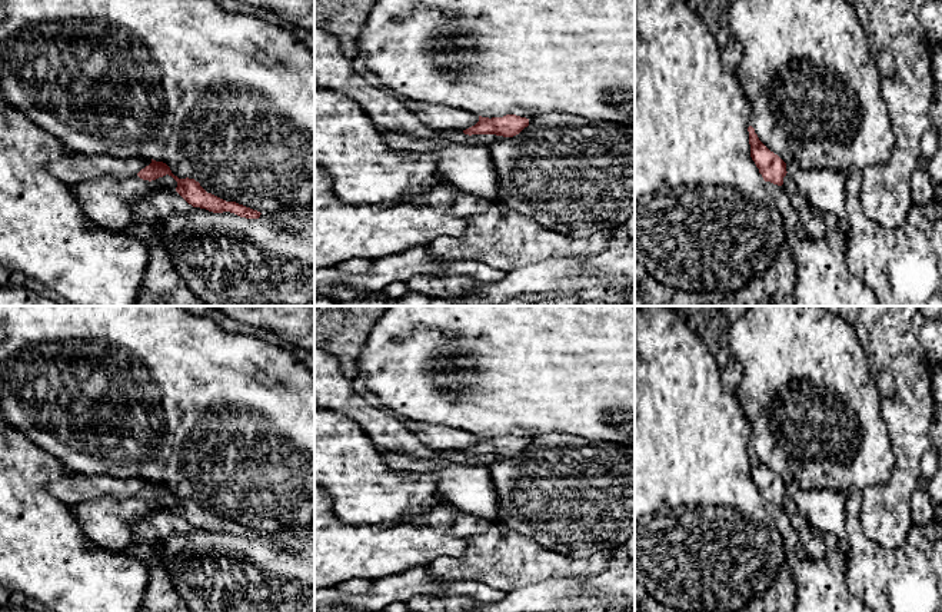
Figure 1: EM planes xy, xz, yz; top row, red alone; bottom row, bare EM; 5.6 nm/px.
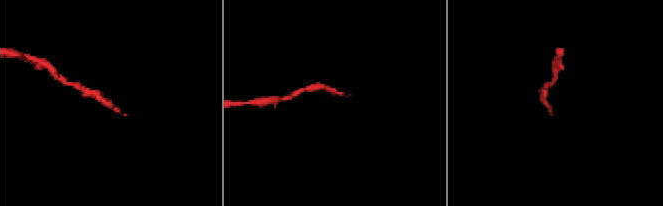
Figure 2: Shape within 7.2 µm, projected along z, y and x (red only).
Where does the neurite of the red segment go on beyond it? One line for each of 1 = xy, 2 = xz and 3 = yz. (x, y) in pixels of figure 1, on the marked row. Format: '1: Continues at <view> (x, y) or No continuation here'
1: No continuation here
2: No continuation here
3: No continuation here

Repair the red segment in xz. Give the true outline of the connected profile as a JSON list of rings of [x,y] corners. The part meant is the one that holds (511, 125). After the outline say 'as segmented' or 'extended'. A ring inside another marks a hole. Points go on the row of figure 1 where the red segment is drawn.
[[[506,114],[503,117],[482,117],[479,122],[463,130],[465,134],[496,134],[503,137],[513,137],[529,126],[529,119],[516,114]]]; as segmented

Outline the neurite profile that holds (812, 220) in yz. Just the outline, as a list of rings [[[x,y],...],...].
[[[786,173],[783,177],[782,189],[788,194],[792,206],[795,207],[799,223],[803,230],[803,236],[819,240],[826,233],[825,213],[815,209],[805,196],[798,190],[798,186],[790,174]]]

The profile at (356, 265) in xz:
[[[352,257],[343,263],[339,263],[336,267],[349,275],[363,275],[370,270],[370,266],[372,263],[362,257]]]

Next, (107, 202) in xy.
[[[166,174],[156,180],[143,180],[139,176],[117,180],[109,176],[84,182],[71,187],[84,214],[97,226],[126,232],[137,216],[132,209],[134,202],[144,200],[160,190],[176,192],[177,182]]]

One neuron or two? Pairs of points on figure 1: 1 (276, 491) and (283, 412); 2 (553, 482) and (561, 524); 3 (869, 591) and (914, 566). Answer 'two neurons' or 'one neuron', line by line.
1: one neuron
2: one neuron
3: one neuron

